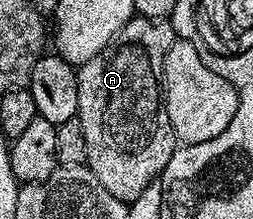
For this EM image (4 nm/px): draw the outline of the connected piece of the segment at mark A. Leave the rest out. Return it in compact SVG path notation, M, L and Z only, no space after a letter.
M133 16L129 23L114 37L106 49L95 58L83 63L78 74L78 122L84 131L84 143L88 147L88 168L108 191L124 203L136 200L148 183L161 178L168 159L172 159L176 140L168 111L164 104L162 64L166 49L175 39L174 27L166 19Z

